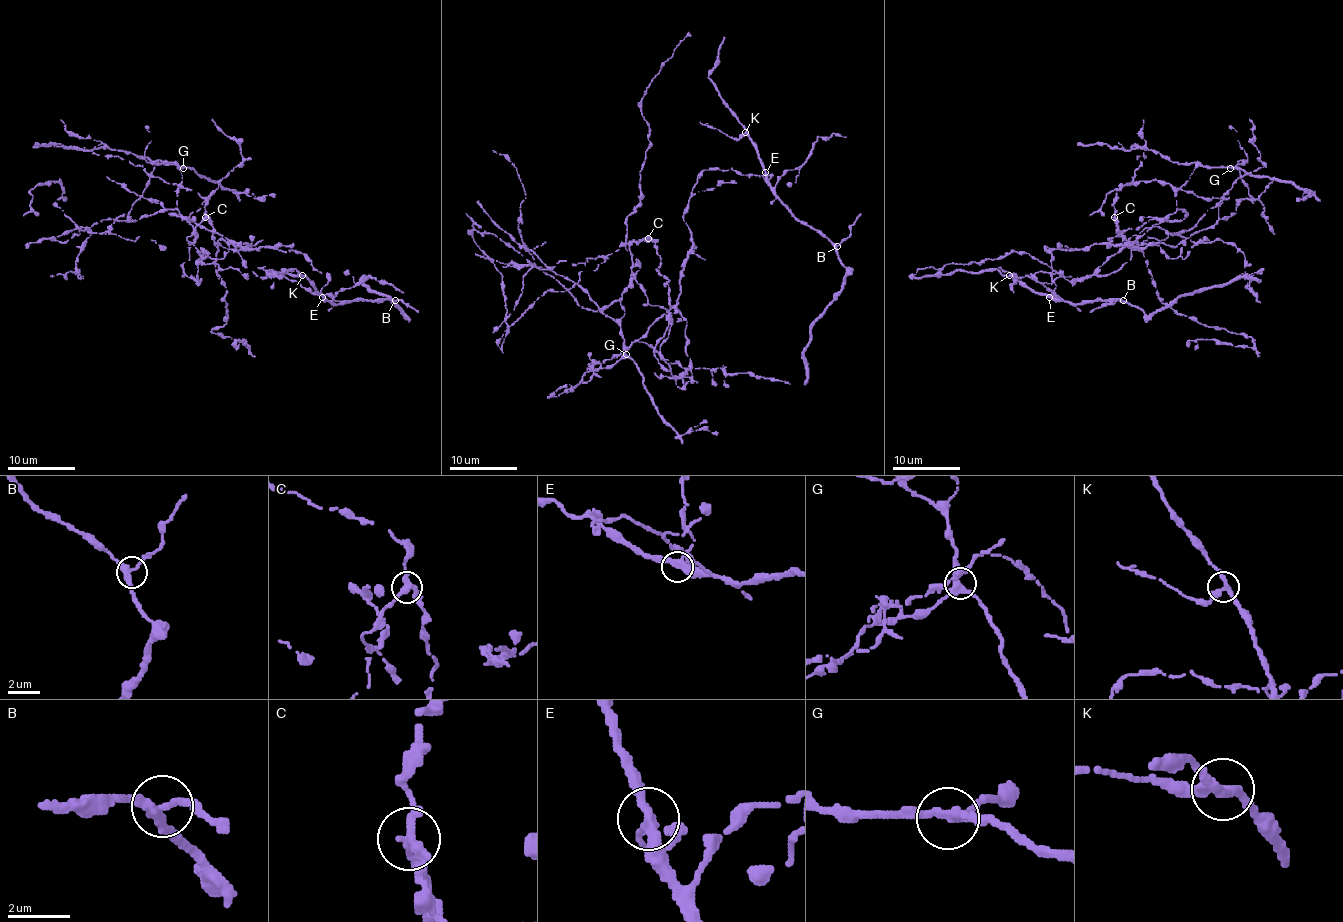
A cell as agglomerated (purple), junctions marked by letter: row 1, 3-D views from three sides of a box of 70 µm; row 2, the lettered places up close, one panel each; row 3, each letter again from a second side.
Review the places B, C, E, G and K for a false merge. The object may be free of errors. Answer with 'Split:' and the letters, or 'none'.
Split: none

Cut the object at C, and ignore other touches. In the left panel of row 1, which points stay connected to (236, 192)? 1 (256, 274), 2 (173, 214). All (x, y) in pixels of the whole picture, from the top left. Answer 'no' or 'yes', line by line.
1: no
2: yes

